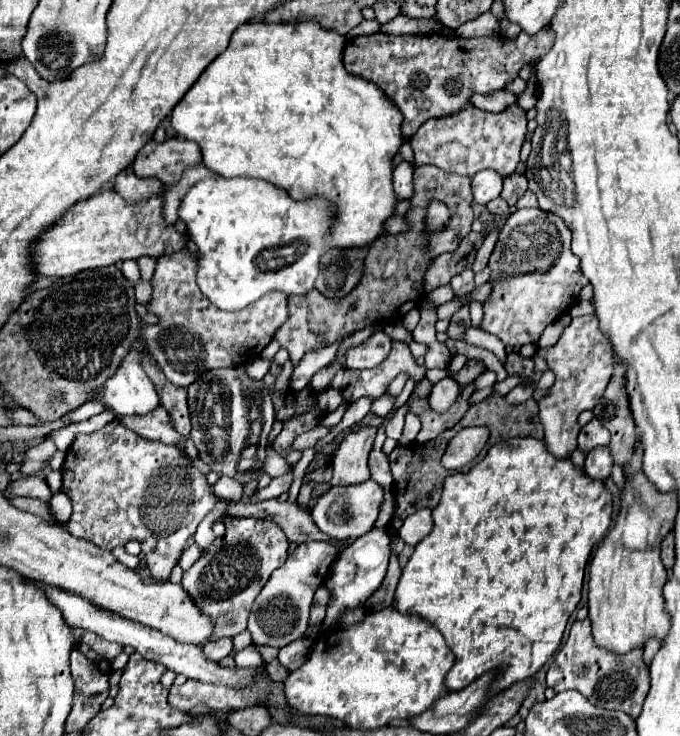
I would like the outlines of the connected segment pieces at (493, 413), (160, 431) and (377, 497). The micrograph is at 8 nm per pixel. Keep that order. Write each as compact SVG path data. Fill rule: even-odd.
M488 396L480 404L468 408L464 418L450 430L458 432L466 426L488 426L494 432L494 442L508 438L544 438L544 428L538 418L538 402L526 400L524 404L508 404L502 396Z
M162 406L158 410L154 410L154 414L146 414L146 418L126 416L126 418L122 418L122 424L130 426L130 430L140 434L142 438L150 438L150 440L158 440L158 442L164 442L164 444L182 446L192 460L198 458L198 450L196 450L194 442L190 438L184 438L182 434L178 434L174 430L174 424L170 422L168 412Z
M366 480L354 486L332 486L324 496L320 496L318 504L312 508L312 518L324 534L338 540L356 540L374 528L382 498L384 492L374 480Z

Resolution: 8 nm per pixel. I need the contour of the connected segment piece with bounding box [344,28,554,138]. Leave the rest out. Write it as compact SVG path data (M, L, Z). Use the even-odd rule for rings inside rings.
M552 28L540 30L534 36L528 36L522 32L516 40L506 42L504 38L462 38L462 36L442 36L442 34L430 34L430 36L390 36L390 34L372 34L372 36L358 36L350 38L344 48L344 66L350 74L362 76L372 80L382 88L382 92L400 108L404 114L402 122L402 132L404 136L416 134L416 130L428 120L428 118L442 118L450 116L462 106L470 102L470 96L480 92L480 94L490 94L494 90L504 88L508 82L512 82L520 68L532 60L542 58L554 42L554 32Z

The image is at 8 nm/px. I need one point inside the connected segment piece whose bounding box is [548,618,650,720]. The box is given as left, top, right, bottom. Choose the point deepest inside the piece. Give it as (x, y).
(621, 683)

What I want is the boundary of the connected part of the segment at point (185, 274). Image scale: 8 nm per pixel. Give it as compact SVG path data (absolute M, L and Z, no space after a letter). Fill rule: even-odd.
M186 248L178 254L158 258L152 276L154 294L148 310L156 314L160 322L156 326L142 322L142 340L148 344L148 352L154 356L166 378L174 386L182 388L188 388L190 382L194 382L194 378L198 378L204 370L248 366L260 358L274 332L288 318L288 300L284 294L266 294L266 298L260 298L246 310L224 314L198 290L196 264L196 256L192 256Z

